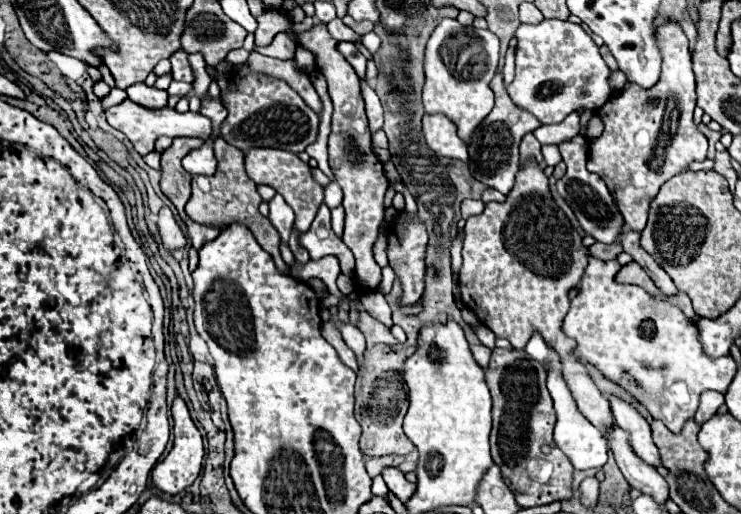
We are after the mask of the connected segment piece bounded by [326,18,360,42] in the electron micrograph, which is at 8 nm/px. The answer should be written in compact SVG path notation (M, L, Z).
M336 18L336 20L328 22L328 24L326 24L326 28L328 28L330 36L334 36L336 40L350 40L350 42L360 40L360 36L358 36L350 26L346 26L340 18Z

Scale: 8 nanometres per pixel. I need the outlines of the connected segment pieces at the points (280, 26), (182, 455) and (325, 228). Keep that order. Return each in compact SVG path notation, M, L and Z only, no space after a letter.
M268 10L264 12L264 16L258 16L256 20L258 20L258 30L254 32L256 46L268 46L278 32L284 32L290 26L290 18L286 14L280 14L278 10Z
M176 394L174 402L172 402L172 418L174 418L174 446L168 452L168 456L156 464L156 468L152 470L152 482L156 488L160 488L166 494L178 494L184 488L188 488L200 474L202 470L202 460L204 460L204 442L202 442L202 434L196 428L196 424L190 418L188 406L186 402Z
M322 206L318 210L310 230L300 234L298 240L310 252L312 260L318 260L318 258L328 256L328 254L336 254L338 260L340 260L342 272L352 276L352 272L354 272L354 256L352 256L350 248L330 228L330 208Z

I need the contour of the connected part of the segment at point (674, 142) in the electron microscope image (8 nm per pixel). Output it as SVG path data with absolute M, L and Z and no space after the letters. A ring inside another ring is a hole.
M668 22L658 26L656 32L656 42L662 54L662 74L660 80L652 86L652 88L640 88L634 82L626 82L624 90L616 92L614 96L610 96L610 100L598 110L600 120L604 122L604 132L598 138L592 138L588 144L588 170L600 174L600 178L606 182L618 210L624 216L626 228L642 232L642 228L646 226L648 220L648 210L650 210L650 202L656 198L660 186L672 178L674 174L680 174L684 170L688 170L688 166L692 162L702 162L706 160L706 150L708 150L708 140L706 136L698 130L692 114L696 108L696 82L694 82L694 72L692 72L692 62L690 62L690 52L688 52L688 38L684 36L682 28L678 22ZM664 116L666 116L666 132L670 136L668 144L666 144L666 154L664 154L664 164L660 170L652 170L650 168L650 158L654 154L654 148L658 144L658 136L662 132L662 124L664 124Z

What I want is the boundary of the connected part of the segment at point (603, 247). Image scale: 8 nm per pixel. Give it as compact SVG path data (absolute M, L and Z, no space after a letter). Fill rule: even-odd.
M594 242L588 250L590 250L590 254L592 254L594 258L600 258L600 260L614 260L616 254L622 252L622 246L620 246L620 242L616 242L616 244Z

